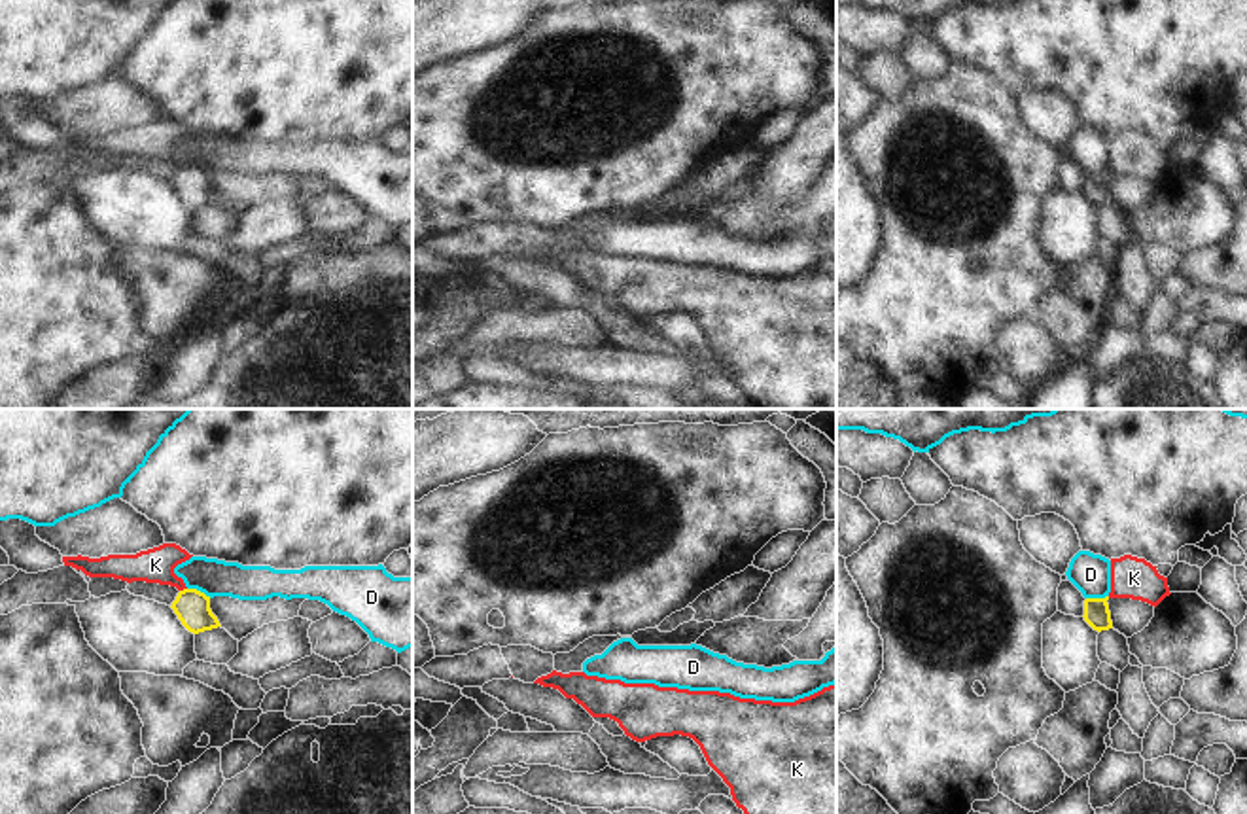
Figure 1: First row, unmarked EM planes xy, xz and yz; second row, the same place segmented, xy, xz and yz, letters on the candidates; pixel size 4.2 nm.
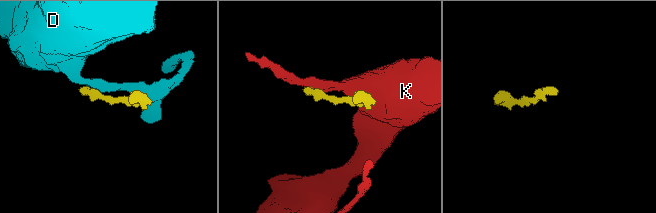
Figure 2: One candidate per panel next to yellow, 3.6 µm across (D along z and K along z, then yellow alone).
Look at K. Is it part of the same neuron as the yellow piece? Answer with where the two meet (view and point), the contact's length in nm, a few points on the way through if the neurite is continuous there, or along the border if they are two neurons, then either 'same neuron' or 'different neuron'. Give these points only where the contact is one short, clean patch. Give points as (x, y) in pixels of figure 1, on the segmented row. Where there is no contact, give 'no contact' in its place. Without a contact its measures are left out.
contact xy (184, 589); length 40 nm; border xy (186, 587), (180, 591); different neuron

